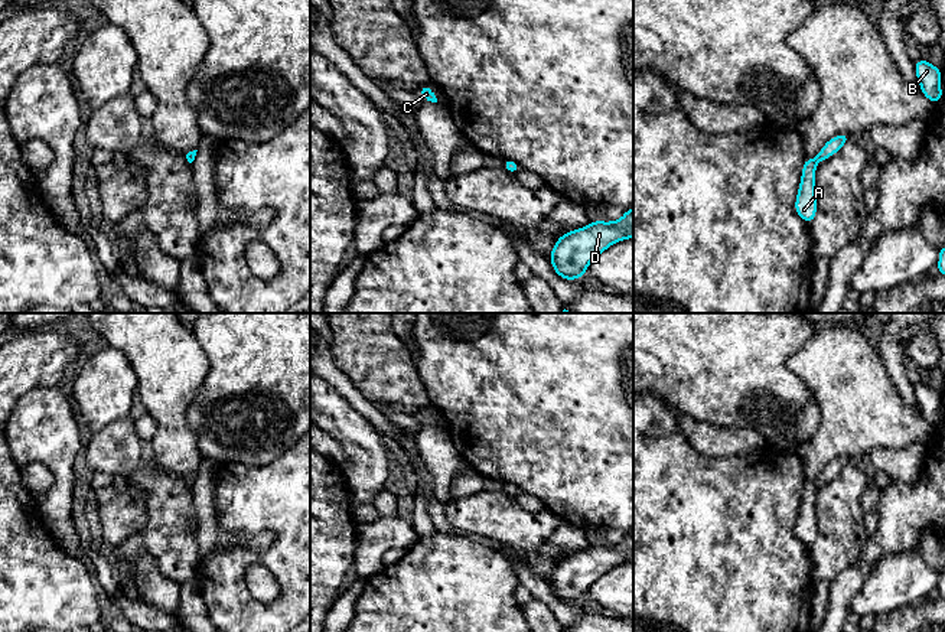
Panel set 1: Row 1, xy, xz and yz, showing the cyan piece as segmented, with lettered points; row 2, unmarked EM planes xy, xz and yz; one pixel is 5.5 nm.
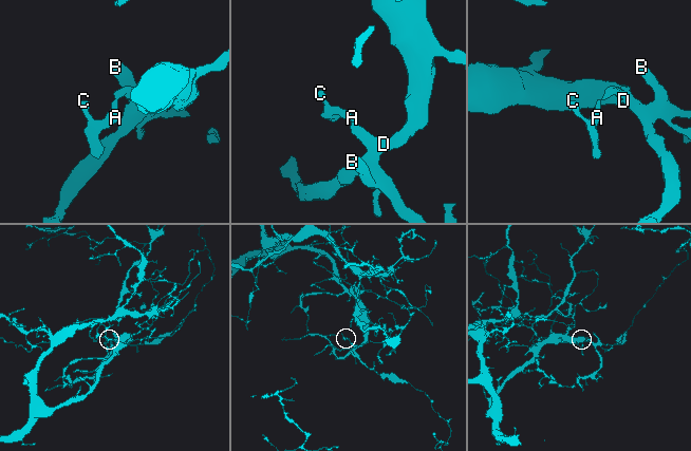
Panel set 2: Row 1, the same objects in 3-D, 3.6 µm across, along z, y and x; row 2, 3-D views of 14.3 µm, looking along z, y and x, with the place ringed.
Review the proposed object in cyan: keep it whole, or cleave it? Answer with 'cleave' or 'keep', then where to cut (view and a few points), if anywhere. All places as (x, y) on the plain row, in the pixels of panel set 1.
keep | no cut

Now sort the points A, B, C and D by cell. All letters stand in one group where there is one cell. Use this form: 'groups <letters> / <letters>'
groups A B C D

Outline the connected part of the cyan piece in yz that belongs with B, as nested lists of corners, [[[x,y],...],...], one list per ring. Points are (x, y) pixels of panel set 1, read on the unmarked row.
[[[920,382],[913,388],[922,417],[931,426],[939,426],[944,420],[941,413],[941,403],[942,403],[941,391],[933,390],[926,382]]]

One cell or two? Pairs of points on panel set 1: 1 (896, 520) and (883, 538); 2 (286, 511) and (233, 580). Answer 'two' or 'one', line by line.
1: one
2: one

